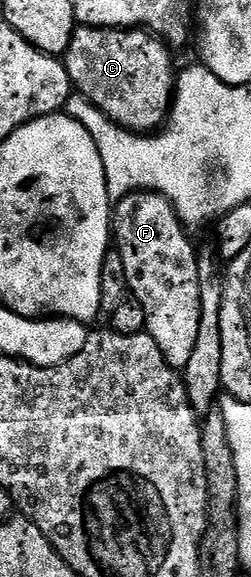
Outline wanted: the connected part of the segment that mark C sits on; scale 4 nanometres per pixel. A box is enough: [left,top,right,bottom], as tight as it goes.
[66,27,176,134]

